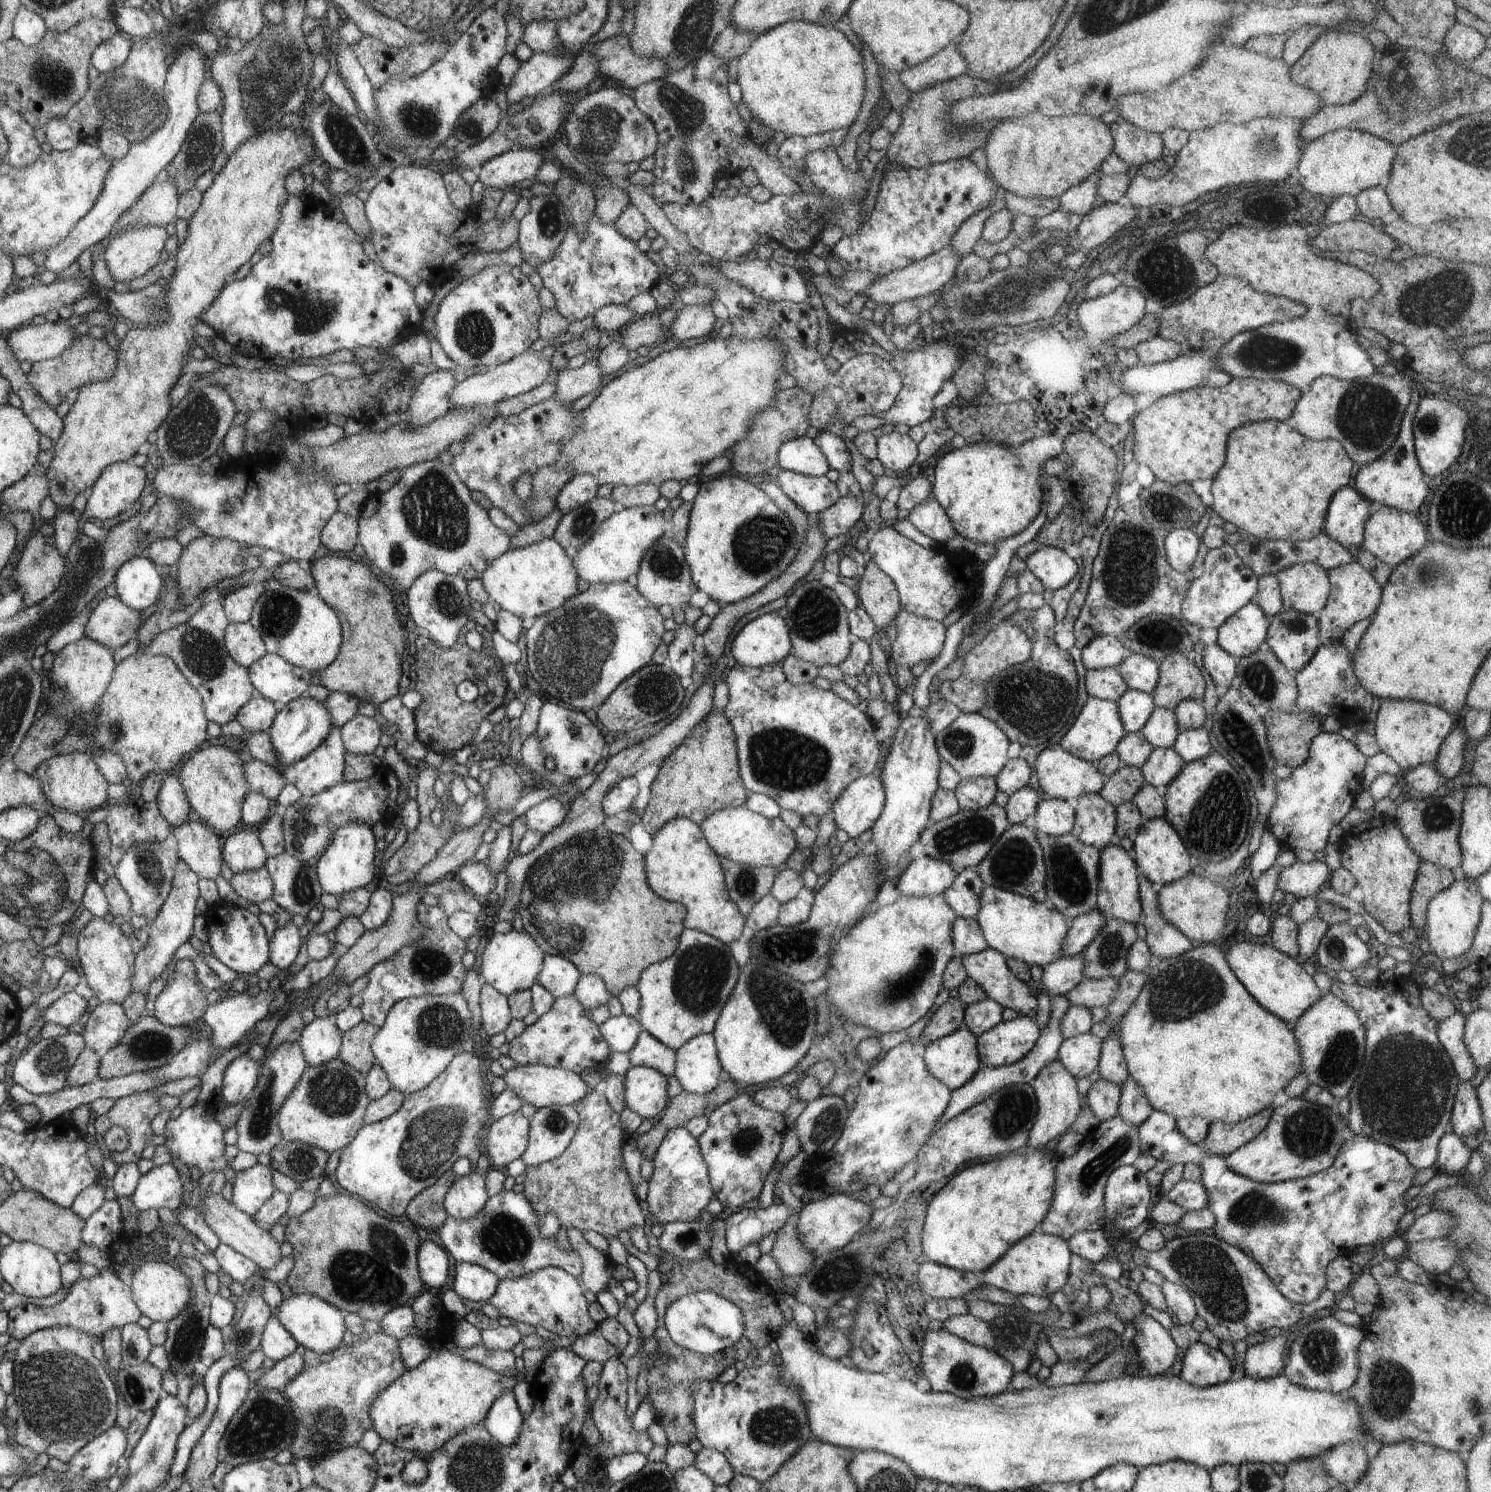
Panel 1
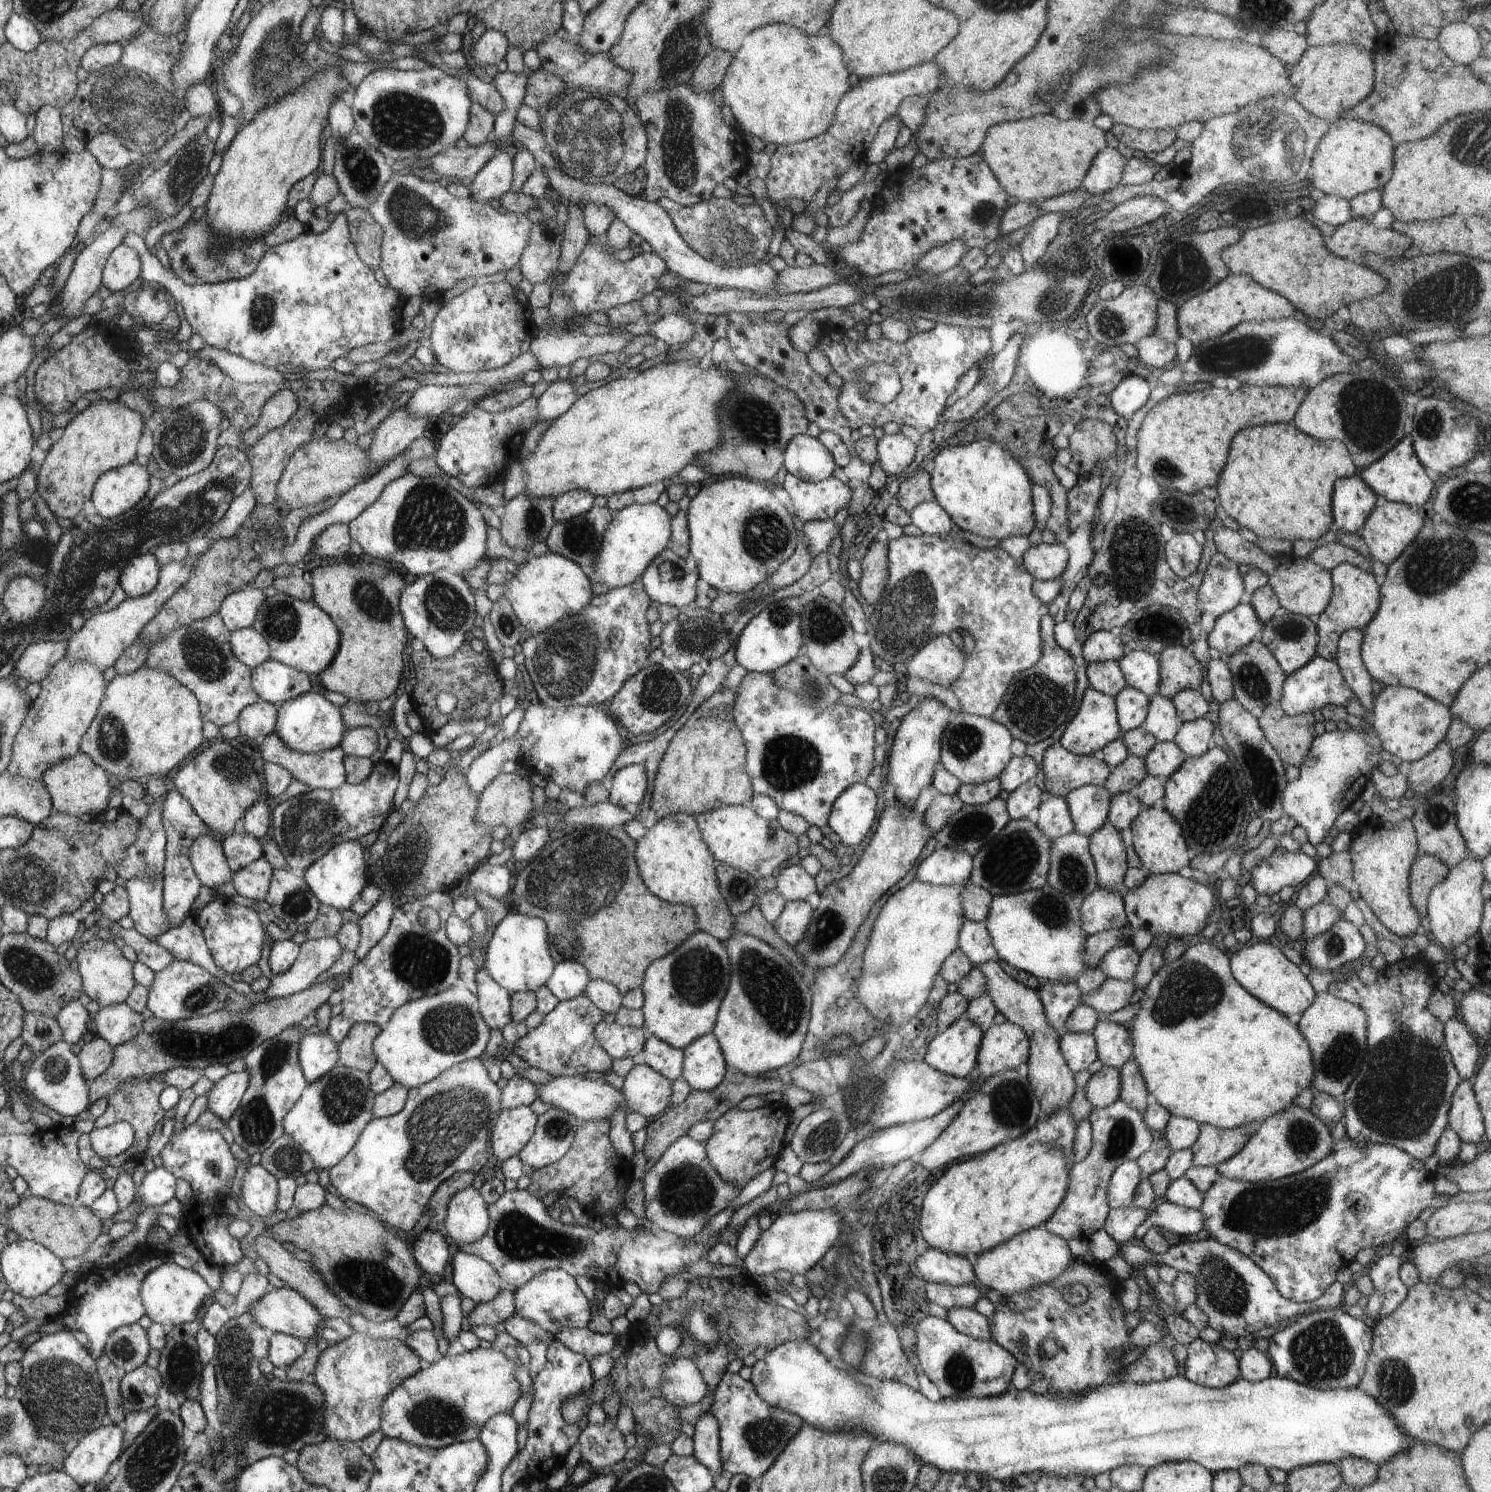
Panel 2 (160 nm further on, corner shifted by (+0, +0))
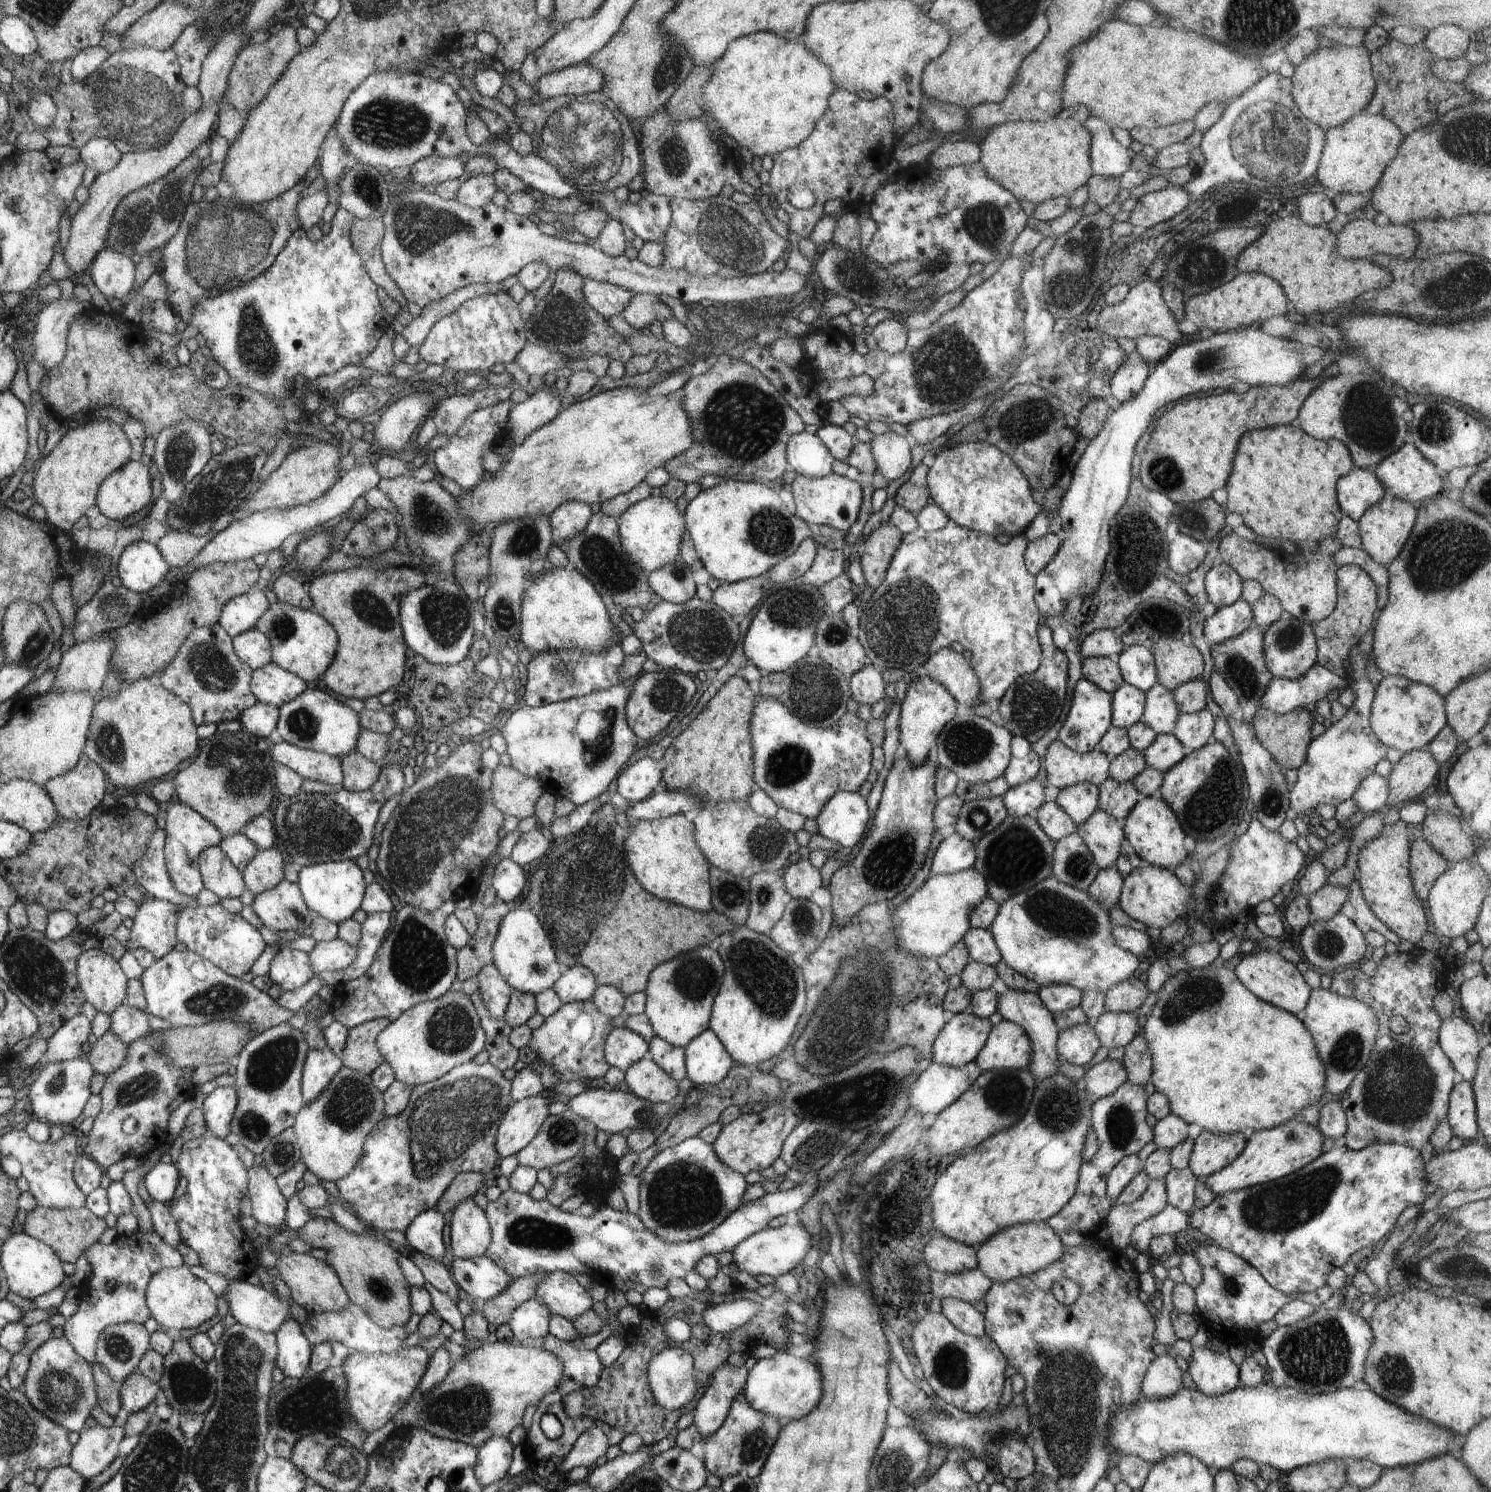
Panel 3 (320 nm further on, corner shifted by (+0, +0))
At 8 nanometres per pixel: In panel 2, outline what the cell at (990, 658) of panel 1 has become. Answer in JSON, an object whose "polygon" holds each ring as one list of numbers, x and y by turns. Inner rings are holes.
{"polygon":[[950,531,944,535,929,535,929,534,918,534,917,536,902,535,898,539,888,540,888,580,886,588,884,589,883,596,876,602,875,605,870,606,866,609,868,619,868,630,865,632,866,636,870,639,870,650,873,652,874,657,882,658,886,662,891,662,898,670,905,664,905,660,911,657,925,642,928,642,935,636,946,635,949,636,953,630,960,634,970,634,975,641,975,647,970,655,966,655,964,662,964,670,960,678,954,682,954,686,950,690,954,691,954,694,959,698,962,712,968,713,969,715,980,715,983,717,989,717,991,714,1000,706,1004,693,1011,684,1012,679,1016,674,1023,670,1029,669,1034,666,1042,656,1042,639,1041,639,1041,626,1040,626,1040,606,1042,601,1033,593,1033,582,1035,578,1026,572,1023,566,1019,566,1018,562,1001,547,992,547,991,549,982,549,978,546,972,545,969,541,966,541,962,537,961,532]]}

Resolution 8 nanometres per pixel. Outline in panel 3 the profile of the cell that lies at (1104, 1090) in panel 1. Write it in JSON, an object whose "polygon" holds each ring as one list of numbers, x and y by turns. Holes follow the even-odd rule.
{"polygon":[[1104,1059,1085,1071,1086,1090,1096,1098,1107,1097,1128,1081,1127,1070,1121,1061]]}

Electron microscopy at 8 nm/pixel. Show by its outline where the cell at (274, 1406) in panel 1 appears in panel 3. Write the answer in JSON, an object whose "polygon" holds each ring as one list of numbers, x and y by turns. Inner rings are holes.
{"polygon":[[342,1362,332,1363,316,1377,302,1377,298,1384,272,1394,268,1407,269,1426,276,1428,277,1438,294,1446,300,1438,317,1430,337,1436,362,1450,362,1438,367,1432,359,1425,347,1401,347,1376]]}

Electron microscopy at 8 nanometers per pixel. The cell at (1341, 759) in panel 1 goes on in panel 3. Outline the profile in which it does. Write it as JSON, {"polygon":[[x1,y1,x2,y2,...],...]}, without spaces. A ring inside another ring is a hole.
{"polygon":[[1352,647,1351,660,1349,661,1348,672,1351,674,1350,688,1356,695,1354,704,1347,709,1346,714,1337,722,1324,731,1324,733,1317,738,1310,741,1307,748,1307,755,1304,764,1297,768,1297,781,1290,787,1289,802,1299,816,1302,816,1311,827,1314,825,1322,825,1320,823,1323,819,1315,812,1319,804,1332,804,1337,806,1343,800,1351,798,1352,793,1356,792,1363,780,1375,772,1375,766,1384,759,1389,749,1385,744,1382,744,1378,737,1374,734,1371,727,1371,706,1375,697,1375,686,1370,682,1367,675,1367,657,1361,653,1356,647]]}

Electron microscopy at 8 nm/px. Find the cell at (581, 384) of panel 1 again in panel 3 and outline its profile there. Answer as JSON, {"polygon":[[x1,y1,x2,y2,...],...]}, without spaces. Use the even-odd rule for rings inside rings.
{"polygon":[[549,388,534,392,524,402,514,404,507,420,508,435,515,445,547,422,554,420,562,408,561,396,554,396]]}

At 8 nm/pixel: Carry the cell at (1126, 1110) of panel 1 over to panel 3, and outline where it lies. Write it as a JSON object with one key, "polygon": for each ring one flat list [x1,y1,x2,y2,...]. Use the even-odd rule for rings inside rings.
{"polygon":[[1141,1031,1125,1046,1123,1064,1127,1070,1128,1081,1142,1085,1148,1084,1153,1071,1153,1060,1148,1050,1149,1042]]}

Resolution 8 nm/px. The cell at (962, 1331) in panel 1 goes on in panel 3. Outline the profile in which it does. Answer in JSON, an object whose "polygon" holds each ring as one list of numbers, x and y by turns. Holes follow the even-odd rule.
{"polygon":[[957,1298,941,1300,942,1314,958,1329,967,1335,983,1337,985,1318,971,1303]]}

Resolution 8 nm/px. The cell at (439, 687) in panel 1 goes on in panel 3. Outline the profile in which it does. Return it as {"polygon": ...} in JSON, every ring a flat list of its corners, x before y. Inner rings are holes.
{"polygon":[[483,638,475,640,470,647,468,656,456,665,435,665,429,663,420,655,415,656,414,672,416,672,416,680,414,680,414,686,409,691,409,702,414,704,415,709,420,712,424,728,433,732,444,725,450,725,452,717,464,717,467,713,471,715,473,707,469,708,463,702,464,693,468,691,482,693,484,698,490,698,490,692,496,686,497,681,487,676,482,676,476,671,477,664,485,656,488,656,489,652,489,643],[438,684,443,684,450,689,450,695,447,699,438,700,434,698,433,693]]}

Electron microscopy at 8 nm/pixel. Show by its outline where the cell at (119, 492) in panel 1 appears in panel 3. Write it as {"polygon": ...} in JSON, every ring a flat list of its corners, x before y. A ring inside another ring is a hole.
{"polygon":[[140,461,127,462,103,481,98,510,115,526,152,500,150,474]]}

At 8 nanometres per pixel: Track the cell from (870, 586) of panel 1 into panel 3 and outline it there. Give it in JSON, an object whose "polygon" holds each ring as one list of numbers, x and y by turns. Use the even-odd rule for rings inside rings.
{"polygon":[[892,523,875,528,863,544,865,553,861,556,860,564,872,588,876,588,883,580,889,564,902,542,903,532,900,532]]}

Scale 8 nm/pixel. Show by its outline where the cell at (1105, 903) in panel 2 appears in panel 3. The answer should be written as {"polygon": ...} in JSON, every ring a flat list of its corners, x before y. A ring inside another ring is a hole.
{"polygon":[[1116,865,1099,869,1092,881,1088,892,1106,910,1118,902,1123,887,1123,876]]}

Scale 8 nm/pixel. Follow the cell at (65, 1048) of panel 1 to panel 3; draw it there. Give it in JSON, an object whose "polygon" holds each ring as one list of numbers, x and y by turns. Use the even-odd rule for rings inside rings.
{"polygon":[[88,1058,72,1059,59,1063,38,1065,43,1067,38,1079,29,1090,29,1112,32,1117,46,1124,72,1124,86,1108,87,1100,92,1095,91,1081,96,1075,95,1067]]}

